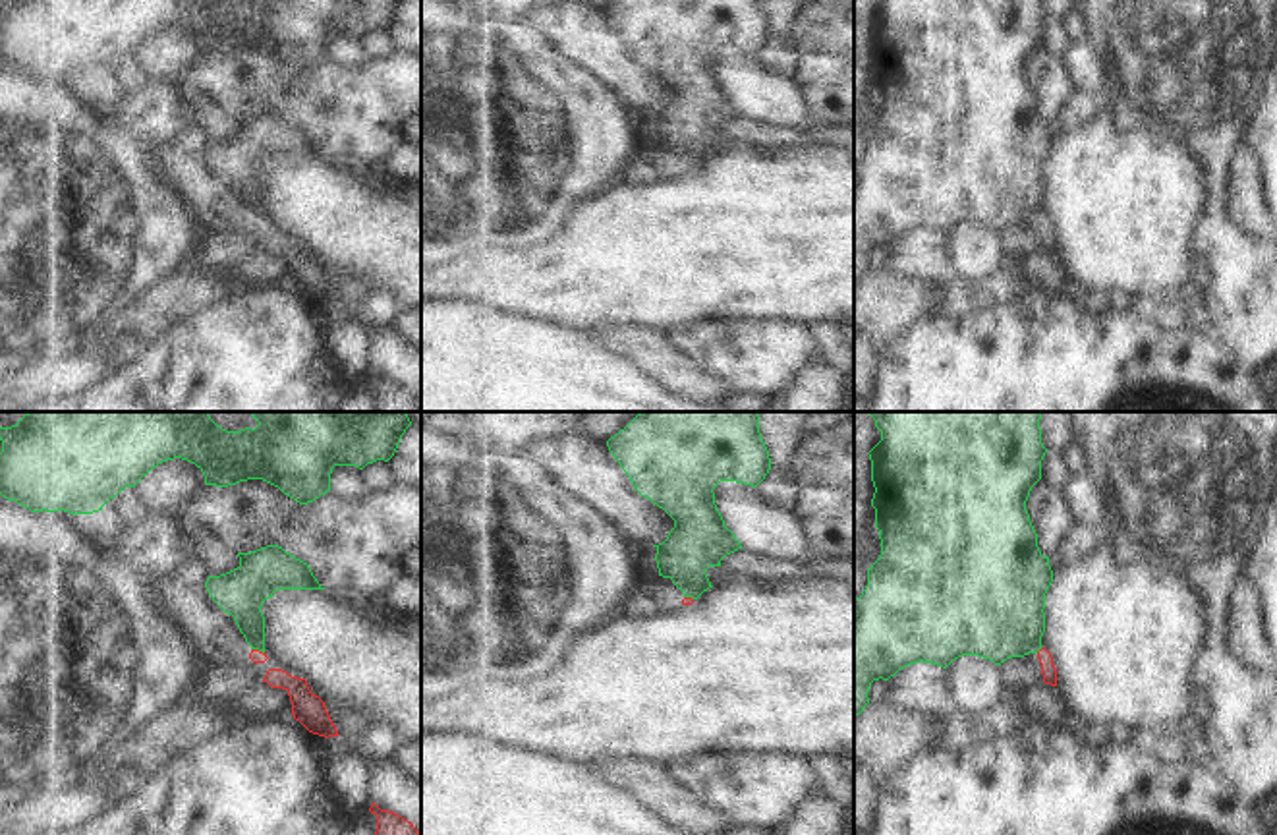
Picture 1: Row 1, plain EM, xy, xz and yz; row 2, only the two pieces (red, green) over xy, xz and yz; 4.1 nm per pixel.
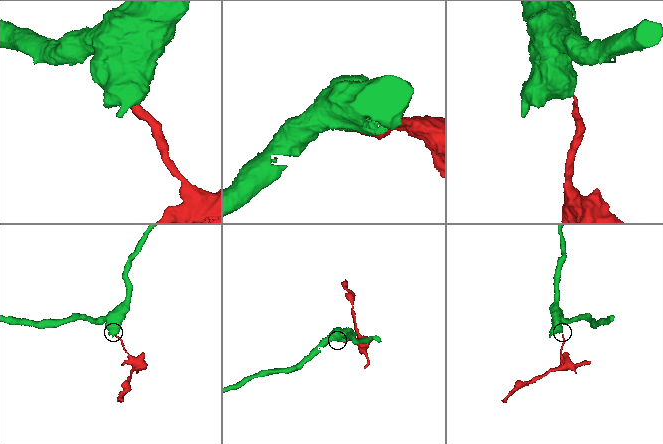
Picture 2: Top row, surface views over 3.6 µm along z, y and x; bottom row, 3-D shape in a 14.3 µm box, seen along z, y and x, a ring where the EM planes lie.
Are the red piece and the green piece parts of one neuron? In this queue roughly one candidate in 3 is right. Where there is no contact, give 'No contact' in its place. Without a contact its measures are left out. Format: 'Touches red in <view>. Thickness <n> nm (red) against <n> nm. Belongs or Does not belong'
Touches red in yz. Thickness 60 nm (red) against 400 nm. Does not belong.

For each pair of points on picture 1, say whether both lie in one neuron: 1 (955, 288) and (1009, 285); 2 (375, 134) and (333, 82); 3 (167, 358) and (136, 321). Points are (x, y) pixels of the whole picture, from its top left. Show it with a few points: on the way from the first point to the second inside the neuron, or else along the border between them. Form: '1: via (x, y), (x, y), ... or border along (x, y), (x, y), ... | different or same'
1: via (968, 290), (995, 288) | same
2: via (362, 120), (337, 95) | same
3: border along (192, 316), (170, 327), (138, 358), (114, 364) | different

